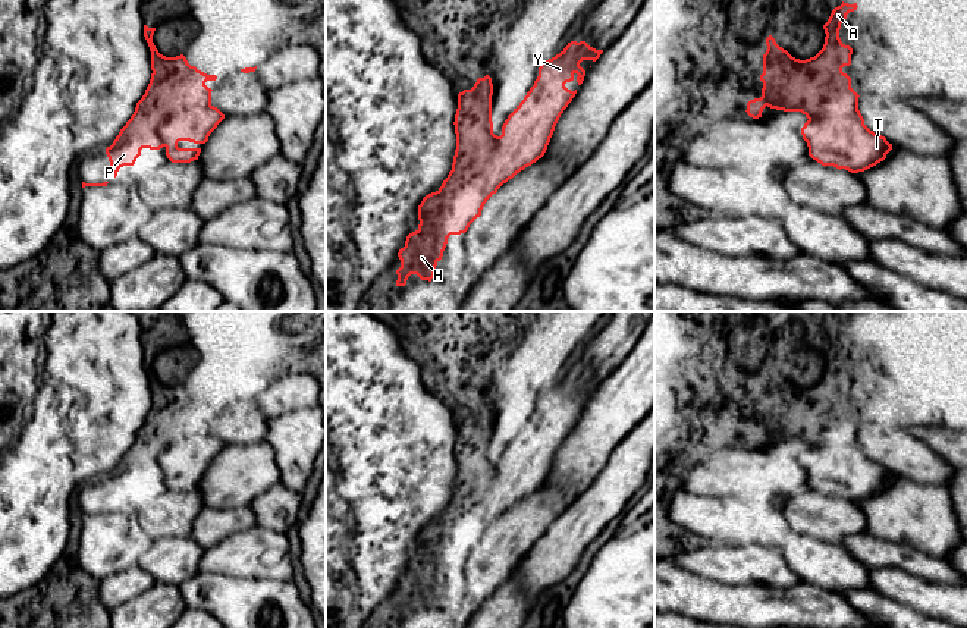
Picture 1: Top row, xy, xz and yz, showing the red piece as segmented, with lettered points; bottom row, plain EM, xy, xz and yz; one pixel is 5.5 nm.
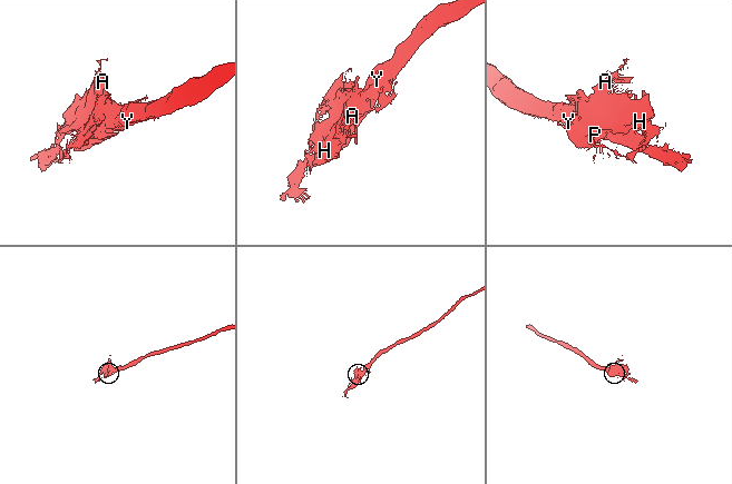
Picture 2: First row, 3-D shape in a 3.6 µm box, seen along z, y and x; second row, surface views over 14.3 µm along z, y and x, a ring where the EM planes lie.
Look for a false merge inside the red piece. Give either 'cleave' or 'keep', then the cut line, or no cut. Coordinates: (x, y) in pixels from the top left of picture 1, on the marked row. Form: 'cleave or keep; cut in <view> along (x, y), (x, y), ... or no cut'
keep; no cut

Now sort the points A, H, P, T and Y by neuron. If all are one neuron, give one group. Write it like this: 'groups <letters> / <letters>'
groups A H P T Y

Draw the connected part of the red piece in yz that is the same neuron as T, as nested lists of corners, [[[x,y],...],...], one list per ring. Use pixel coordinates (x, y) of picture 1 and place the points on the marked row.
[[[844,3],[835,7],[823,25],[823,48],[810,59],[800,60],[779,47],[772,35],[766,38],[767,50],[763,54],[762,97],[747,103],[747,114],[753,119],[762,117],[763,109],[784,112],[801,112],[809,120],[801,128],[803,139],[807,142],[809,156],[822,166],[845,169],[851,173],[864,172],[886,158],[892,144],[885,136],[875,134],[864,125],[858,110],[858,94],[851,88],[851,78],[842,72],[851,65],[853,48],[839,38],[841,23],[850,12],[857,10],[857,3]]]

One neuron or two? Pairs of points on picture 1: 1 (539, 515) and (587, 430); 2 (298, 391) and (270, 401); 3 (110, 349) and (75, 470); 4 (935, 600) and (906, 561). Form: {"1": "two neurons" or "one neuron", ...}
{"1": "two neurons", "2": "one neuron", "3": "one neuron", "4": "two neurons"}

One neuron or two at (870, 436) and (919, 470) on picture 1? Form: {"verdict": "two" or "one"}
{"verdict": "one"}

